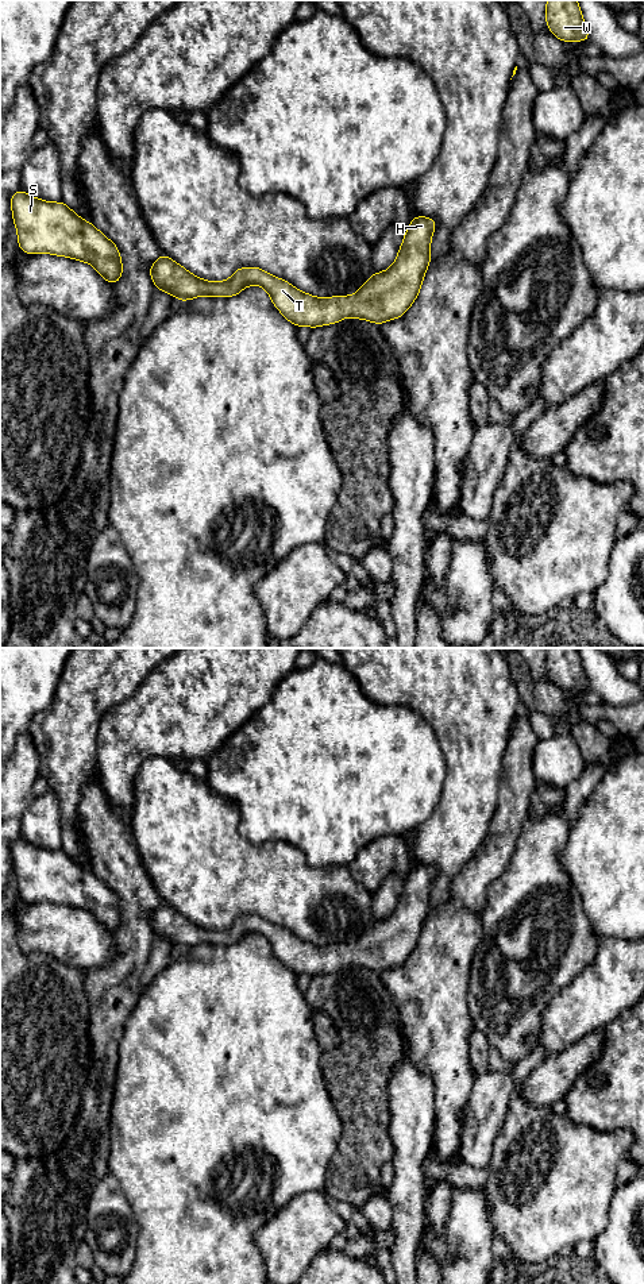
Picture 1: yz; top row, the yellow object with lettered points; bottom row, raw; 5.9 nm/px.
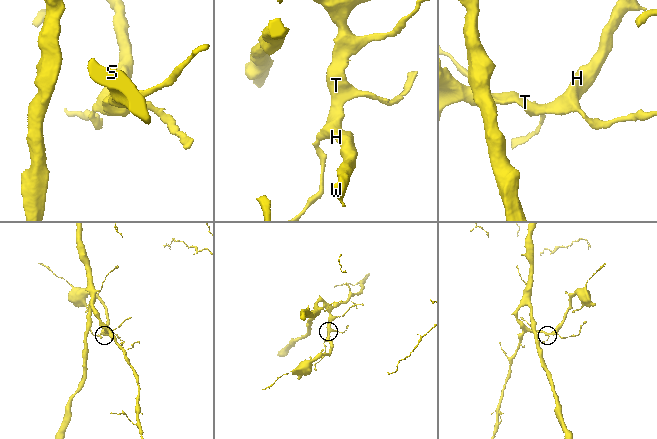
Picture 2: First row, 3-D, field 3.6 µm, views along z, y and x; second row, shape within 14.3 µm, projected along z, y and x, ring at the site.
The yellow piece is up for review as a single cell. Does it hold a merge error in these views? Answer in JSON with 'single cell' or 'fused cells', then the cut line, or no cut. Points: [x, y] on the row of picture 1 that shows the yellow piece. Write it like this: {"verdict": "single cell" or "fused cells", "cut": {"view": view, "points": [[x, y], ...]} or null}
{"verdict": "single cell", "cut": null}

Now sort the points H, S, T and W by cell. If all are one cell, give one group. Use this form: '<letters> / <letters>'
H S T W

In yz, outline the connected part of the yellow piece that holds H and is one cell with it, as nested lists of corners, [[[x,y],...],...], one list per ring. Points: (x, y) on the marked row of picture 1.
[[[414,216],[393,266],[374,273],[352,296],[319,298],[255,266],[239,267],[227,281],[209,282],[193,275],[165,254],[151,265],[150,275],[157,289],[180,301],[198,296],[225,298],[239,294],[248,285],[262,286],[274,306],[296,327],[308,325],[313,329],[344,317],[382,325],[404,316],[417,298],[431,262],[431,236],[435,228],[435,219]]]

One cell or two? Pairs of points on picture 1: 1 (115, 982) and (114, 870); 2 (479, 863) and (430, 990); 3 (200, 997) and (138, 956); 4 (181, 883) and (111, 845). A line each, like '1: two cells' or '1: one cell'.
1: one cell
2: one cell
3: two cells
4: two cells

